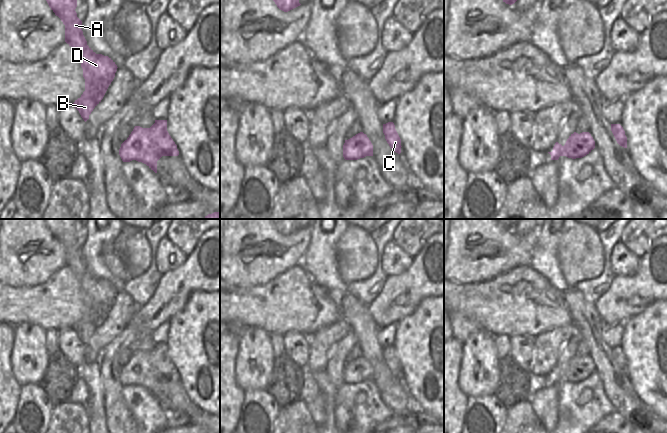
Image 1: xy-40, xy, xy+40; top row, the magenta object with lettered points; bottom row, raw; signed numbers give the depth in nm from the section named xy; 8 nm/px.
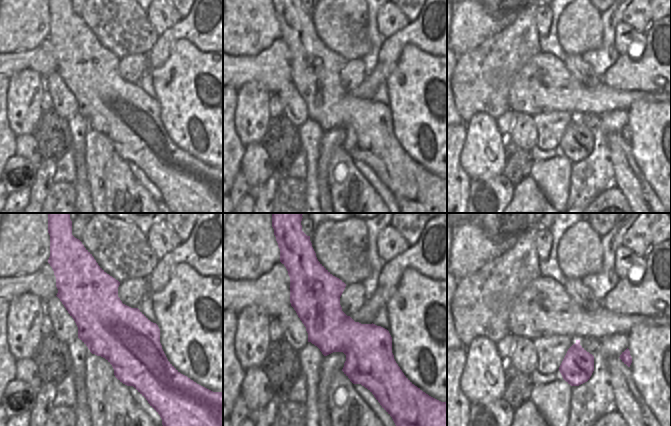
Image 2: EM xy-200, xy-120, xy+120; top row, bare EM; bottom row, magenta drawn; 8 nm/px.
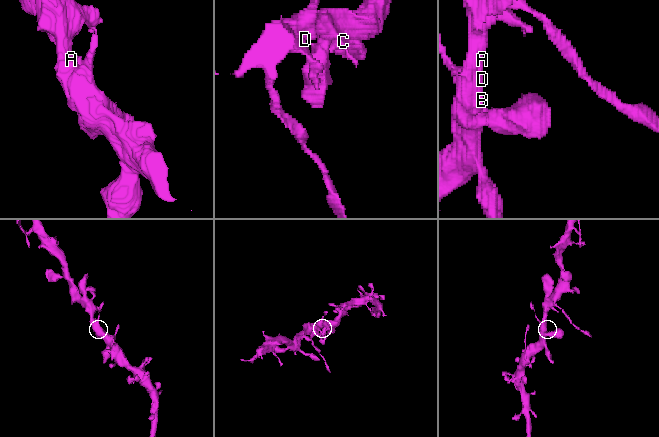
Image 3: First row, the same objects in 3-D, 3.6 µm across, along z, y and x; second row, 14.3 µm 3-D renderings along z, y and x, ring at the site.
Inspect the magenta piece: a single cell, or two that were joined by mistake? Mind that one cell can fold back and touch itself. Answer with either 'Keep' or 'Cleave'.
Keep.

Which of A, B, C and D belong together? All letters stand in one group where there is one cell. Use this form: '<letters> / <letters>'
A B C D

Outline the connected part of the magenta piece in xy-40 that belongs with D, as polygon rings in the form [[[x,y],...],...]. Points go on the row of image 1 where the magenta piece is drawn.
[[[46,0],[51,10],[65,25],[65,42],[81,61],[85,91],[73,105],[86,122],[103,99],[115,77],[117,65],[108,56],[96,54],[88,45],[81,29],[82,21],[75,11],[77,0]]]

